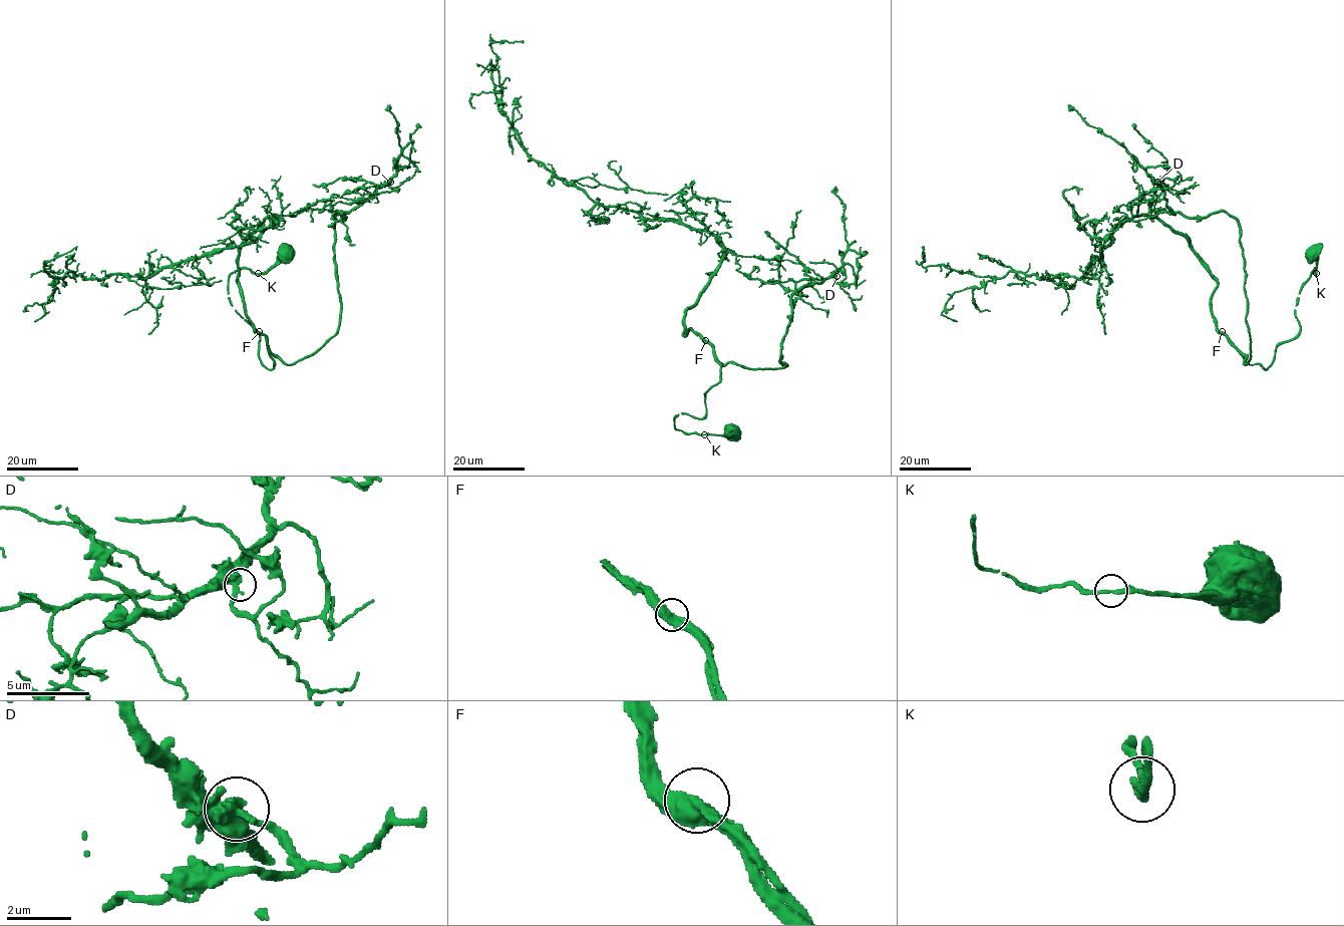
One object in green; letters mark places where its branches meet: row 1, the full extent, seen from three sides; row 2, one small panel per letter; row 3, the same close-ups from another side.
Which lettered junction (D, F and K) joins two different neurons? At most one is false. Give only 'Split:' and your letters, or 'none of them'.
Split: none of them

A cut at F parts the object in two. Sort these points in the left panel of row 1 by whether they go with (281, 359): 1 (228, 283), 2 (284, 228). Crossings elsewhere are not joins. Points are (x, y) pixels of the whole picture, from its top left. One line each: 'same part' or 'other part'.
1: other part
2: same part

